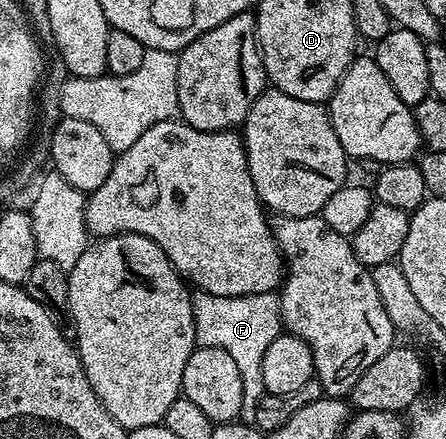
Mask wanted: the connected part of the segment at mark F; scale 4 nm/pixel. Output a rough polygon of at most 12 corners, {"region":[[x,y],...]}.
{"region":[[279,294],[192,297],[197,344],[242,373],[243,414],[266,393],[262,356],[282,333]]}

